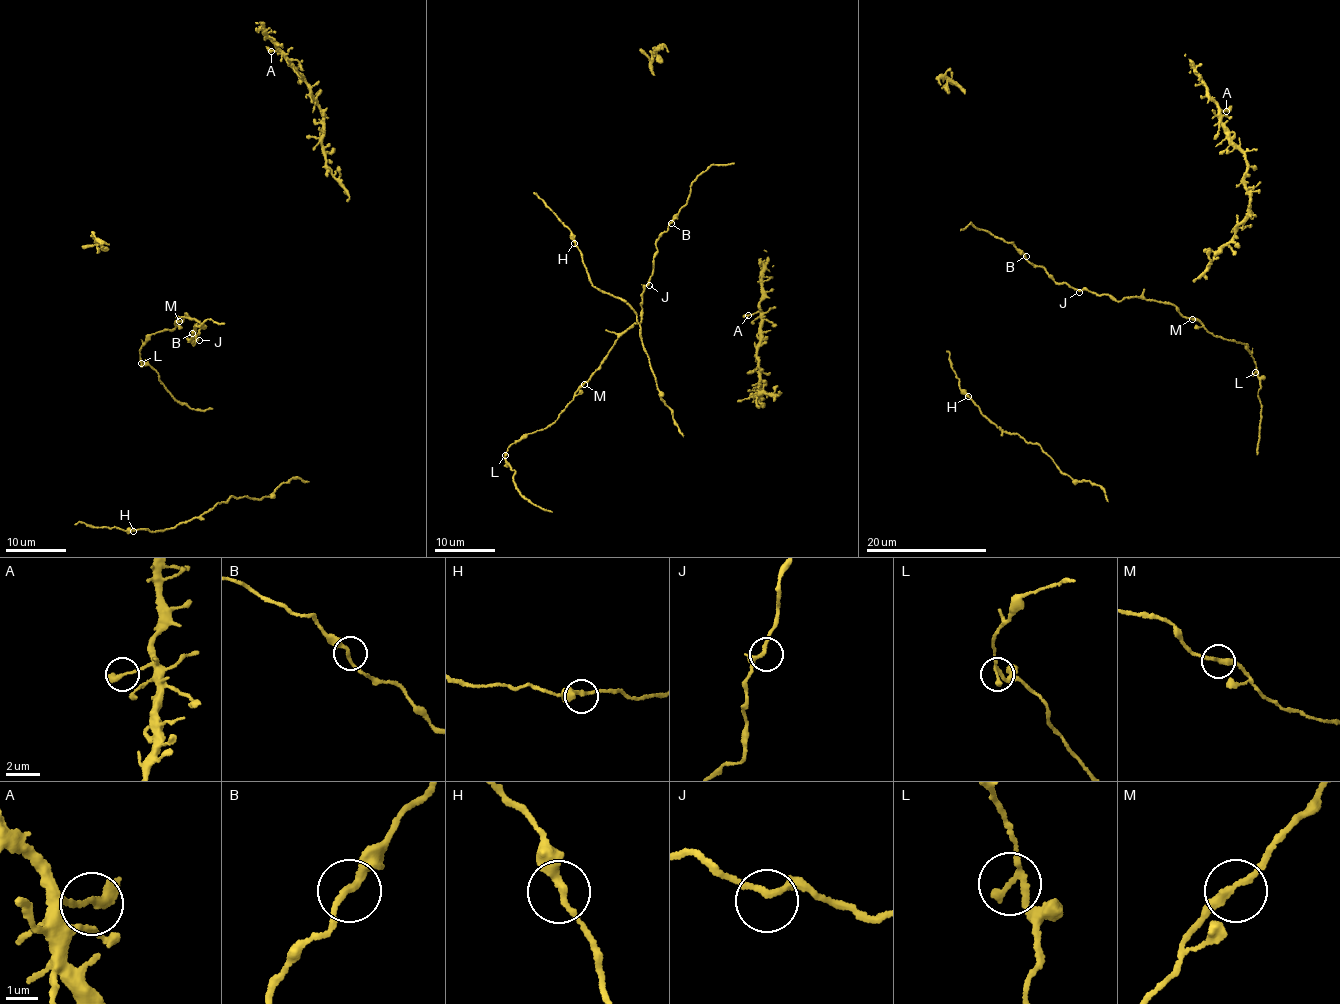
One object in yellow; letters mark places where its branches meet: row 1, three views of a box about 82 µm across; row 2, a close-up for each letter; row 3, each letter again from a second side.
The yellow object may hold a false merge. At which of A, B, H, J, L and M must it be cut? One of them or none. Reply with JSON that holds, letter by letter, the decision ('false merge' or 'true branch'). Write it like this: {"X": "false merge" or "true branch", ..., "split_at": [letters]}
{"A": "true branch", "B": "true branch", "H": "true branch", "J": "true branch", "L": "true branch", "M": "true branch", "split_at": []}

